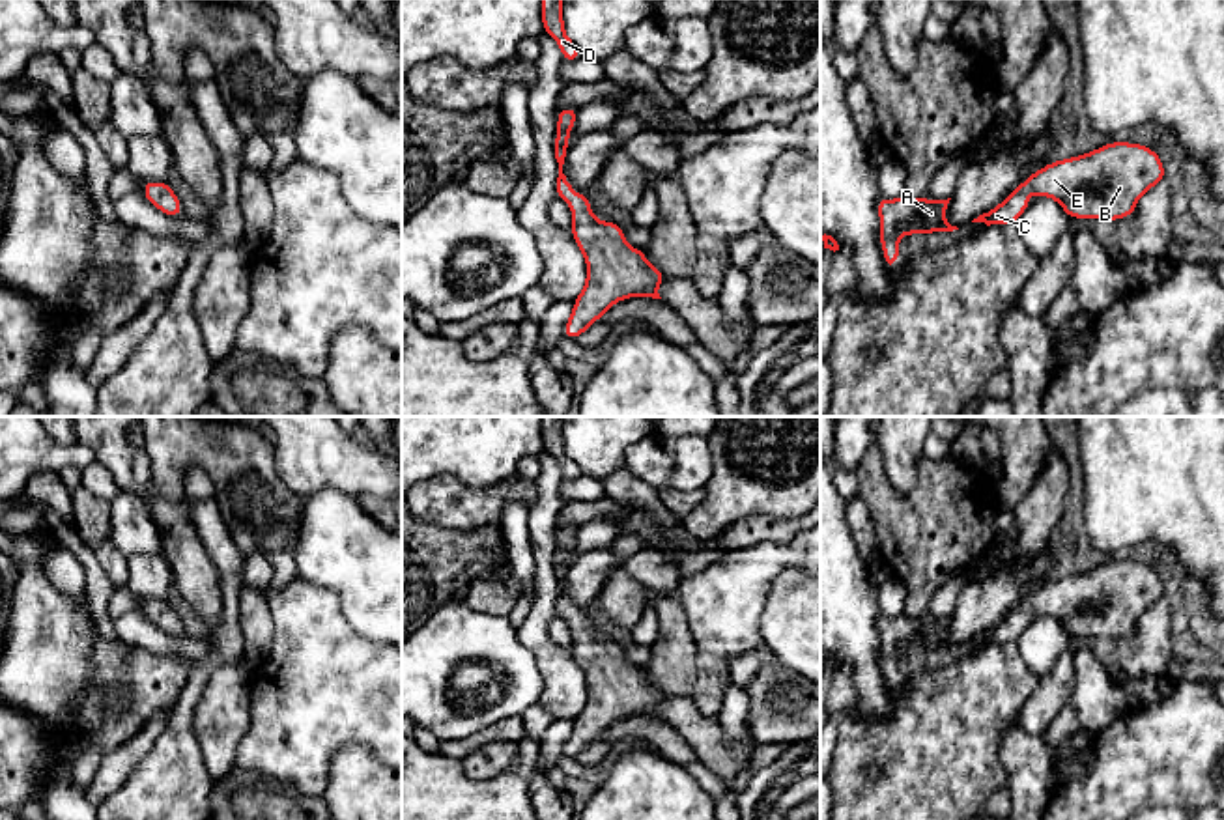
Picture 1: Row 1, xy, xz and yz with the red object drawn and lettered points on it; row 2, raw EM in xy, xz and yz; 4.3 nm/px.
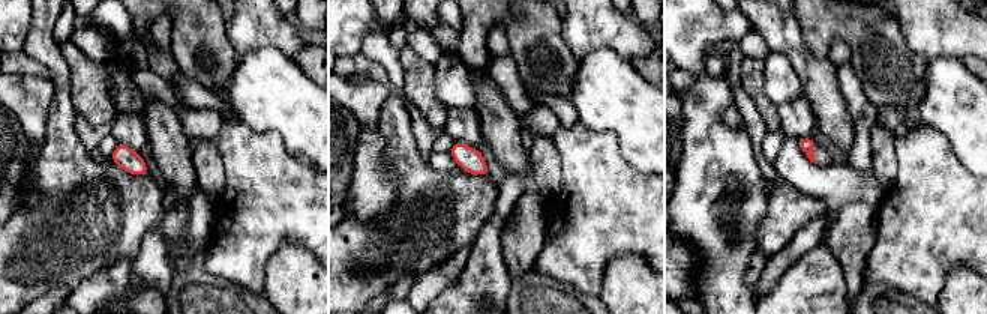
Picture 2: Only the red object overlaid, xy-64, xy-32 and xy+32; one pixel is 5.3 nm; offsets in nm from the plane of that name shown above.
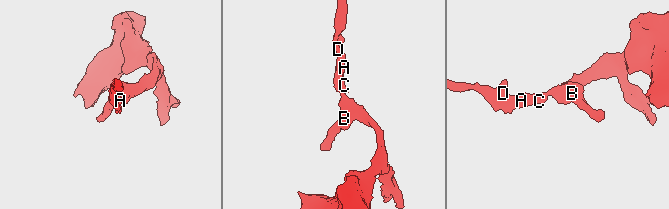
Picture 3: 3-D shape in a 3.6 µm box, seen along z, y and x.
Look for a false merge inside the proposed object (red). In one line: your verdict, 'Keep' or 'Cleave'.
Keep

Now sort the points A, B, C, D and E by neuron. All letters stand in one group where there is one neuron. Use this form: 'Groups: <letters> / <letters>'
Groups: A B C D E

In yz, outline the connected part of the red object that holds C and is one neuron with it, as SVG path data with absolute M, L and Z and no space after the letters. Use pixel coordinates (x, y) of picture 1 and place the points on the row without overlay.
M1106 560L1089 572L1045 583L972 641L1017 643L1030 626L1030 609L1056 618L1069 637L1129 637L1138 618L1164 598L1162 577L1147 564Z

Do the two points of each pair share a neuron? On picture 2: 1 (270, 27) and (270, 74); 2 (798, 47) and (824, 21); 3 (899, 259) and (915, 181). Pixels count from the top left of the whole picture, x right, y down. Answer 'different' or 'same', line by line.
1: different
2: different
3: same

